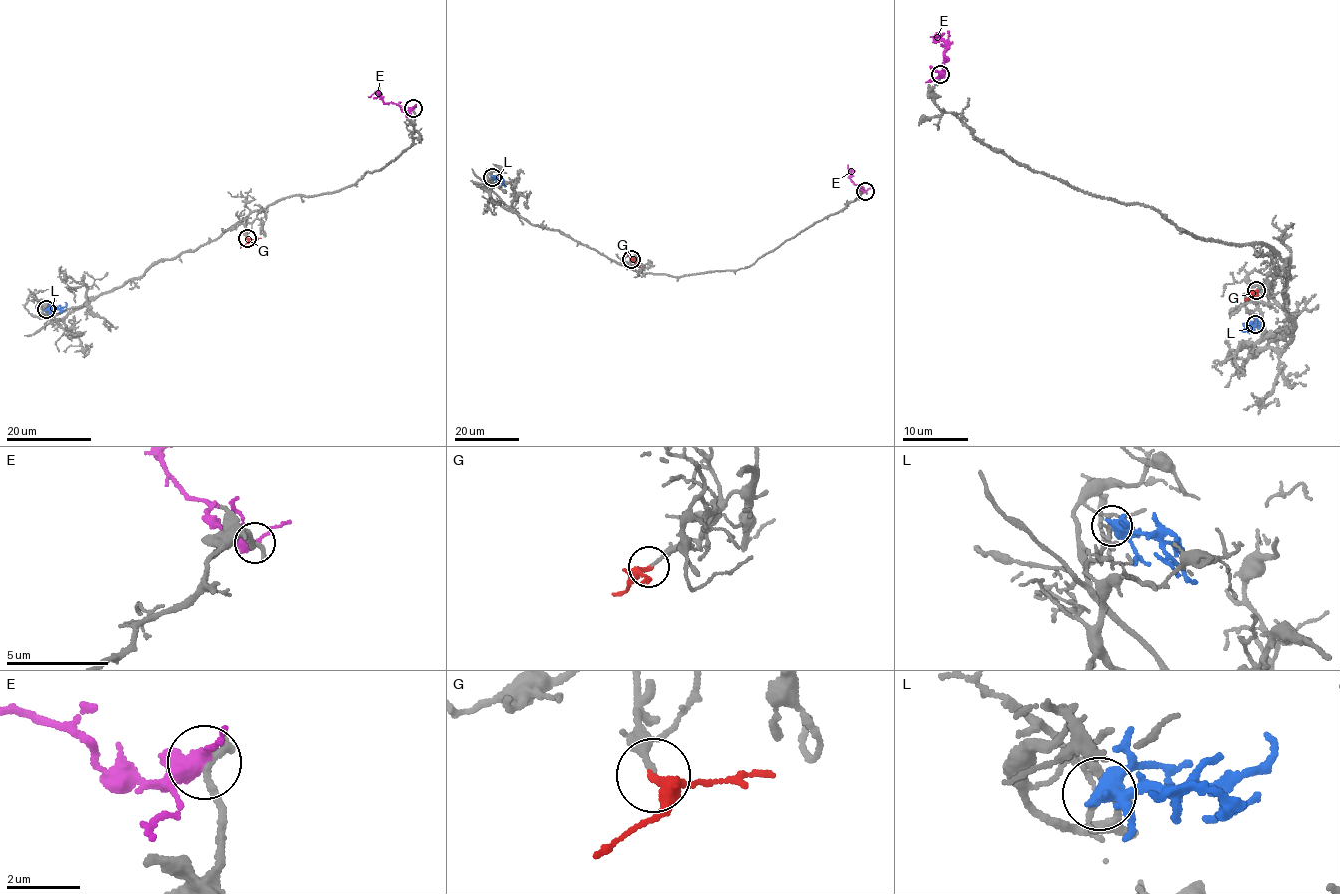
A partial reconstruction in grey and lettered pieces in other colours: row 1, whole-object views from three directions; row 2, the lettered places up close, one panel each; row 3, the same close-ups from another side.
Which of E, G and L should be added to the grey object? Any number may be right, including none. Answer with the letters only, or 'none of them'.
G

